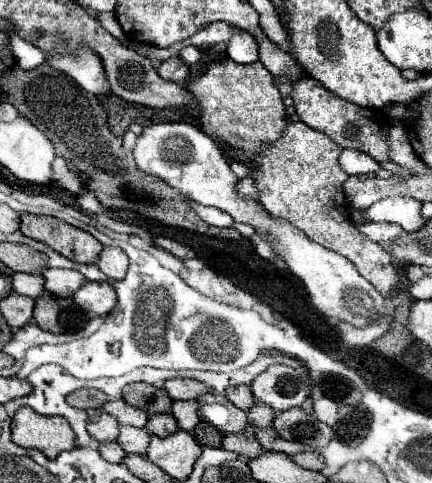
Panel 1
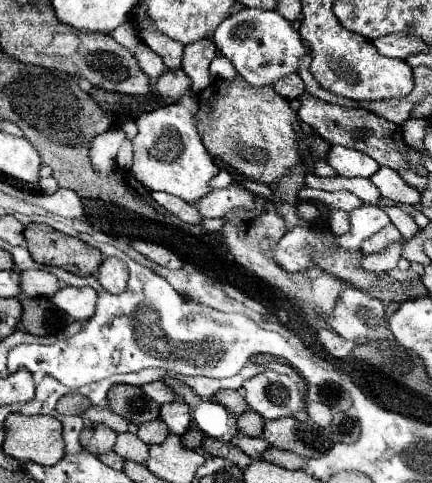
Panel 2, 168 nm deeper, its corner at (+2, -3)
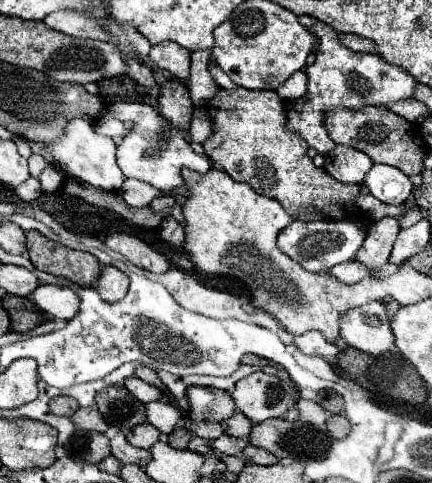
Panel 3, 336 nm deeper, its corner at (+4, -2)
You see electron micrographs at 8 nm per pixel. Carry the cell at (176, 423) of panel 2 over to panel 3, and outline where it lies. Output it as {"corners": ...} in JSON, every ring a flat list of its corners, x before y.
{"corners":[[150,402,146,404,146,416,152,426,156,426,164,434,170,434,176,422,182,418,182,412,170,402]]}

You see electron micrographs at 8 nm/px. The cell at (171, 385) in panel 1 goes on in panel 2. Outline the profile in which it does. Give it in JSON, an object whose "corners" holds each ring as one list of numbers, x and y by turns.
{"corners":[[154,381,154,383,146,383,140,387,152,401,156,401,158,405,164,403,172,403,176,401,176,395,172,393,172,389,168,389,168,385,164,385,162,381]]}

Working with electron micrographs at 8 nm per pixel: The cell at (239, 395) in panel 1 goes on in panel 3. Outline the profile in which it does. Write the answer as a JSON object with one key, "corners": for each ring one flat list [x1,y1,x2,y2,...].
{"corners":[[192,386,188,390,188,400,190,400,190,418,196,422,198,420,224,422,236,412,232,396,218,388]]}

